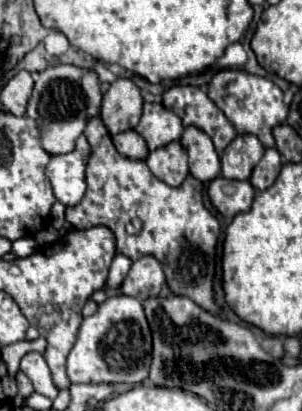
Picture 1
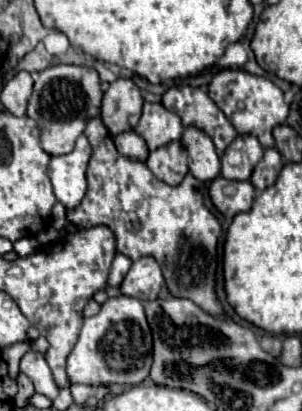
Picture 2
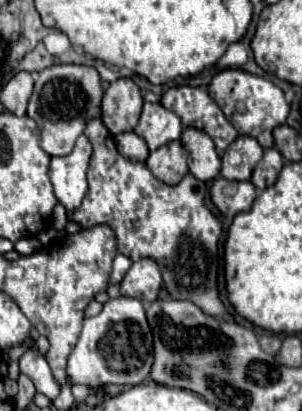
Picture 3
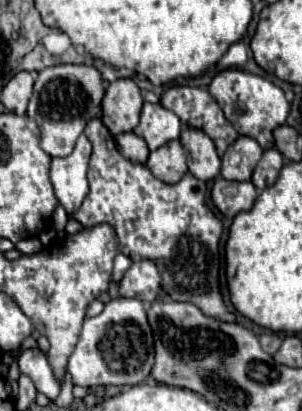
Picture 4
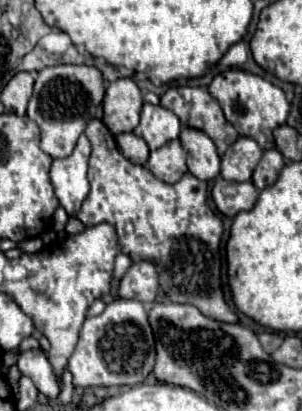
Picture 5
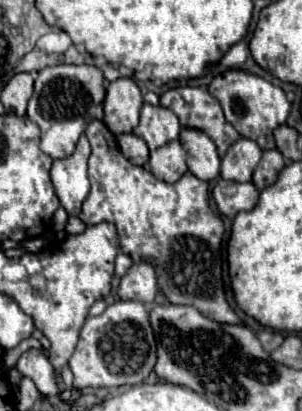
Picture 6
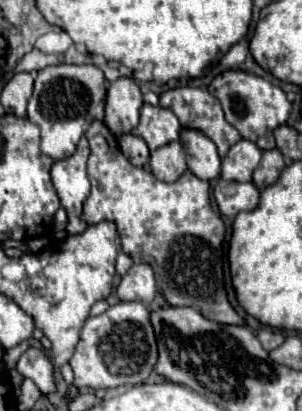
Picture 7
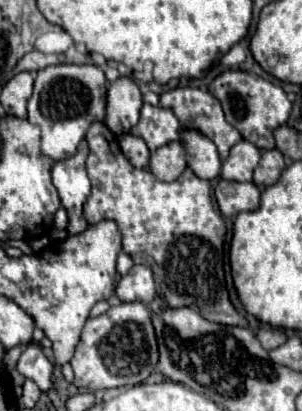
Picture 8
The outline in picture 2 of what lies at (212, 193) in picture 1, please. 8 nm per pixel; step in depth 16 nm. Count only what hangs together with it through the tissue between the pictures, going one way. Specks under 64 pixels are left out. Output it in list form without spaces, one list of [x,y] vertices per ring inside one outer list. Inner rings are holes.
[[[218,176],[210,186],[210,198],[226,218],[234,218],[238,212],[250,210],[256,188],[250,182],[234,182]]]

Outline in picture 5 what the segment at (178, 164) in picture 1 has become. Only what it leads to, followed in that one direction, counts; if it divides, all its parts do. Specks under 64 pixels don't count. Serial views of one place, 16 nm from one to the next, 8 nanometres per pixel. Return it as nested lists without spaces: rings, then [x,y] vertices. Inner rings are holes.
[[[172,140],[172,144],[164,144],[164,148],[150,152],[148,168],[158,180],[164,180],[168,184],[174,184],[176,180],[180,180],[180,176],[188,172],[186,152],[182,144],[178,140]]]

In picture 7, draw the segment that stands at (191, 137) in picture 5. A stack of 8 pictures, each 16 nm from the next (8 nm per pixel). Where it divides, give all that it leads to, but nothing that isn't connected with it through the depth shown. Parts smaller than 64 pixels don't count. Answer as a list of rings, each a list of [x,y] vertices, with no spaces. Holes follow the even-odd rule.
[[[182,130],[180,142],[188,154],[186,162],[188,168],[202,180],[214,180],[220,174],[220,156],[216,152],[216,144],[208,140],[202,132],[196,130]]]

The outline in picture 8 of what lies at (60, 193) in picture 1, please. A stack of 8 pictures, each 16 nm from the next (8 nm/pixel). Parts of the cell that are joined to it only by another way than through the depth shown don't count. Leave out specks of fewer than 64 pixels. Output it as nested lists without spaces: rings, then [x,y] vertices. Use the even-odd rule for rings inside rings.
[[[80,148],[76,156],[56,162],[52,168],[52,182],[58,188],[62,206],[68,210],[70,234],[80,234],[86,230],[88,222],[82,218],[82,204],[90,196],[90,180],[86,174],[86,156],[88,150]]]

